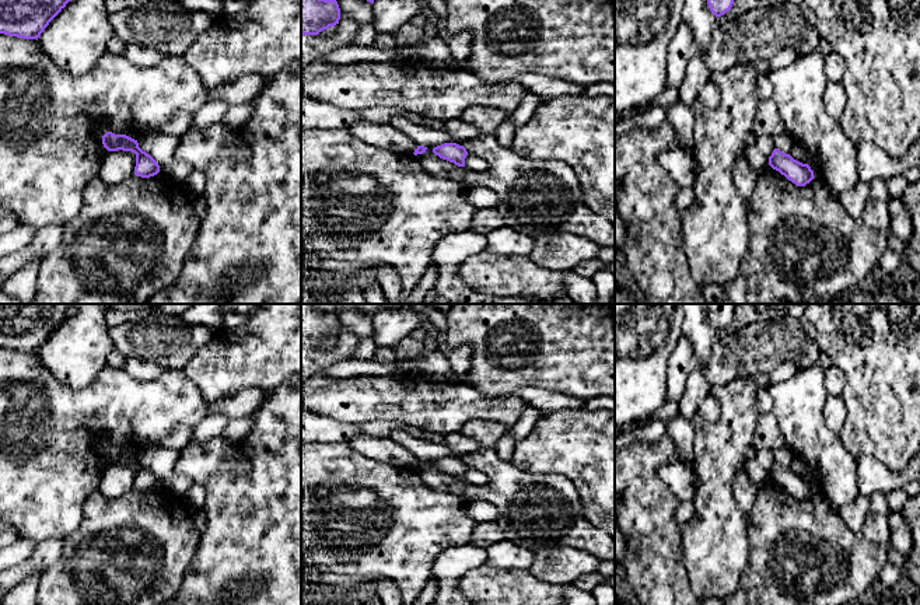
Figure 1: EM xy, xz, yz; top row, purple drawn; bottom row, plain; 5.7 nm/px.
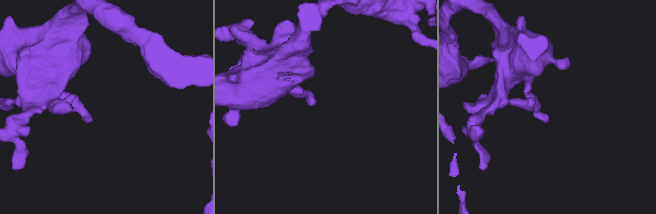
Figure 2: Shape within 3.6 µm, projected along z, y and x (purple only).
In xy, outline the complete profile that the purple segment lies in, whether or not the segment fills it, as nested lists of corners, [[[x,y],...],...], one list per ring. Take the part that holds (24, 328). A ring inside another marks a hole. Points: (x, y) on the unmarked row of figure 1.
[[[0,304],[0,347],[38,354],[71,314],[69,304]]]

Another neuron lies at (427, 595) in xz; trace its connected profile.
[[[431,576],[427,585],[419,594],[412,605],[430,605],[434,602],[438,590],[438,581]]]

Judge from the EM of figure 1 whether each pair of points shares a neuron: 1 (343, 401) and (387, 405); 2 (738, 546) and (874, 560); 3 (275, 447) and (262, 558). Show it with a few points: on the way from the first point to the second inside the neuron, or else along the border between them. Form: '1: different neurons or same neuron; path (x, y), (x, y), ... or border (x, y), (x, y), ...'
1: same neuron; path (354, 401), (375, 401)
2: different neurons; border (747, 518), (748, 563), (740, 580)
3: same neuron; path (275, 475), (275, 530)

